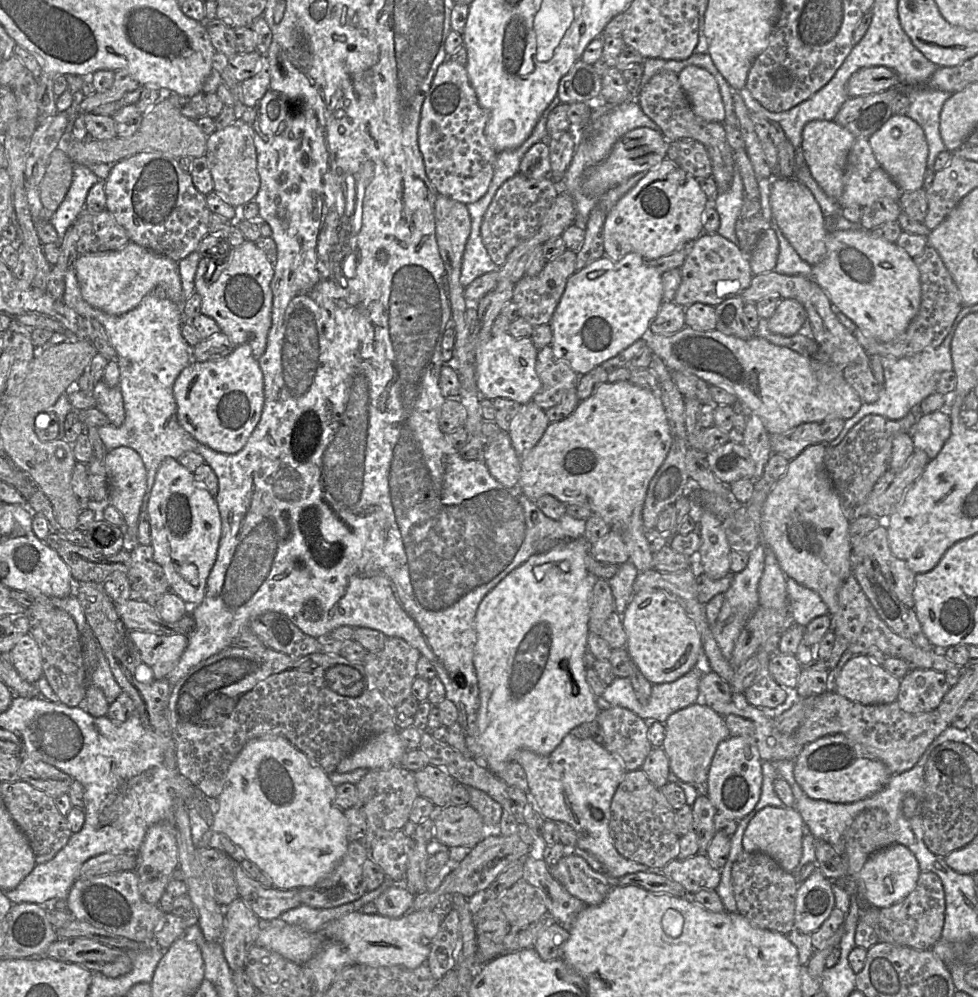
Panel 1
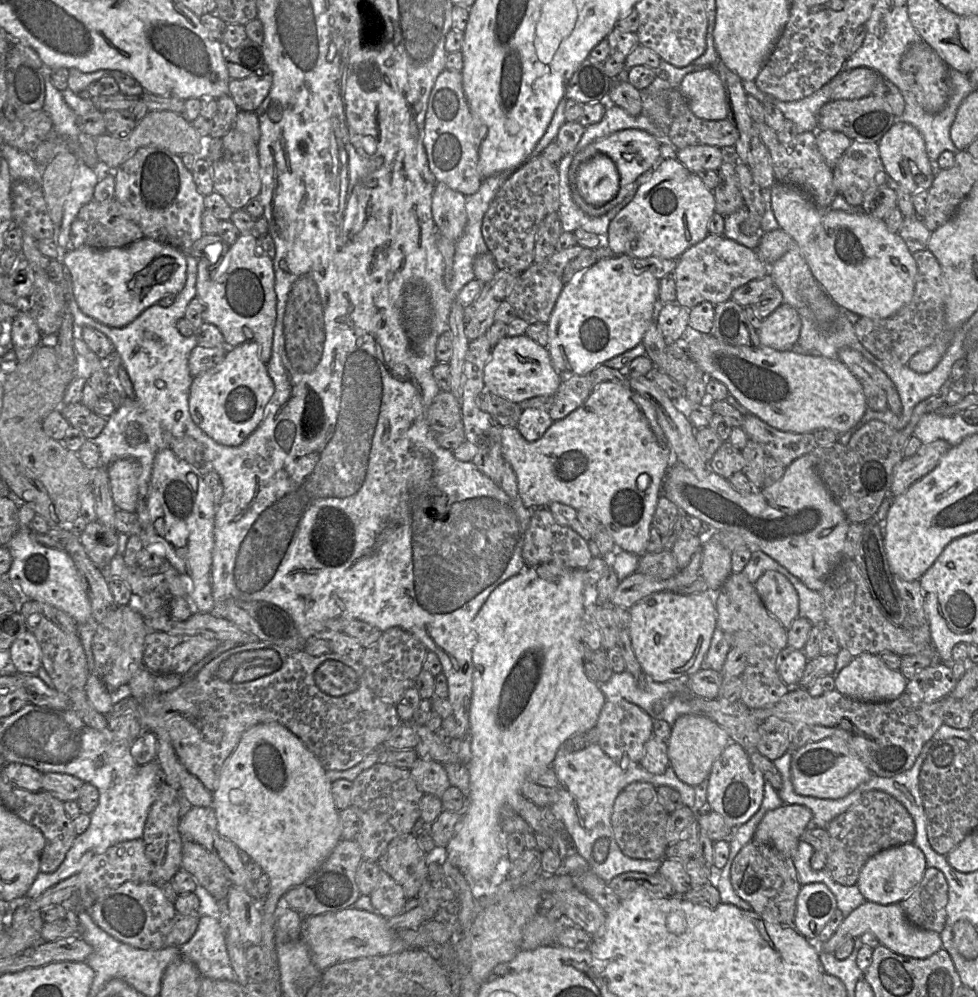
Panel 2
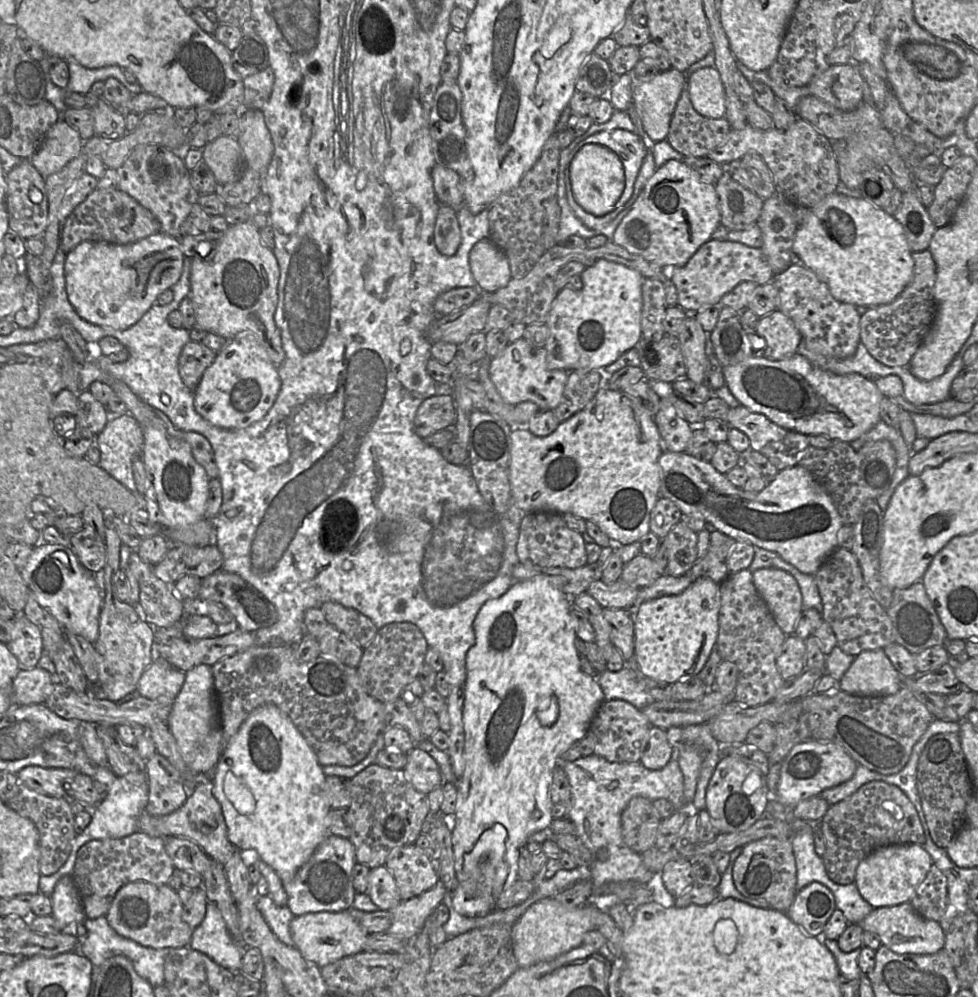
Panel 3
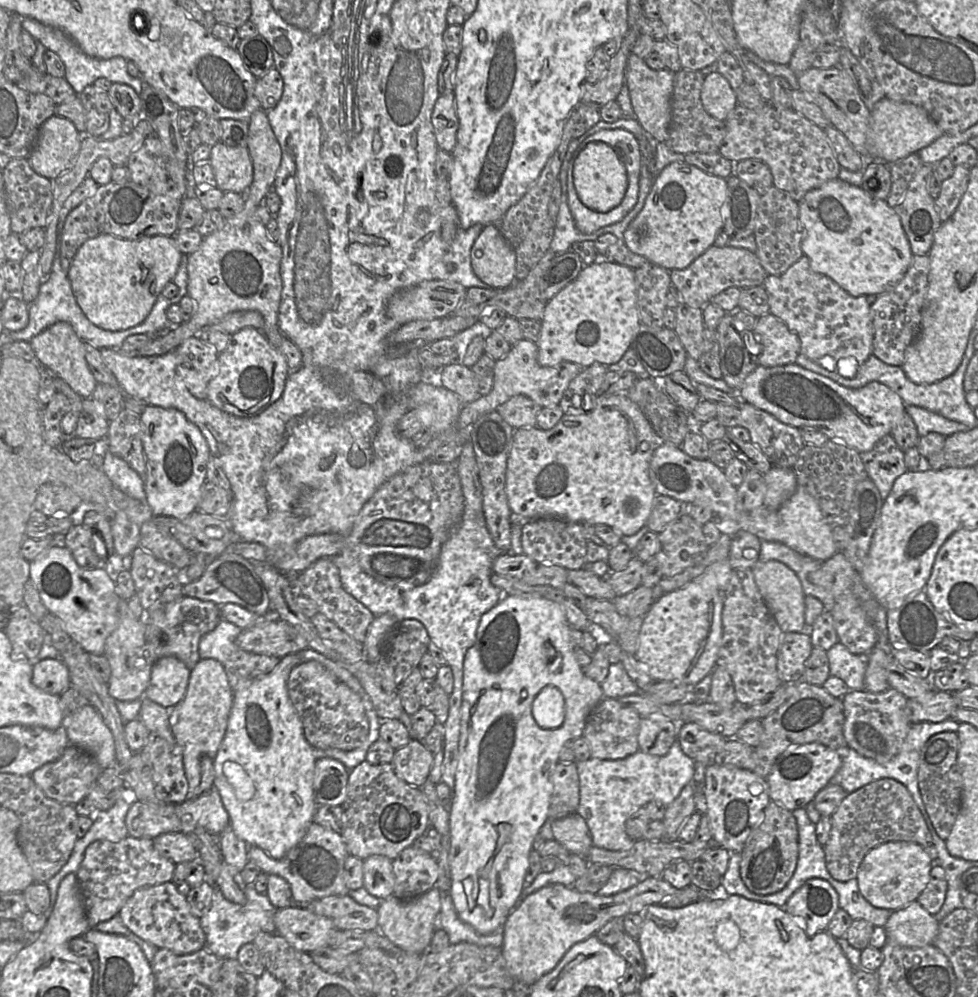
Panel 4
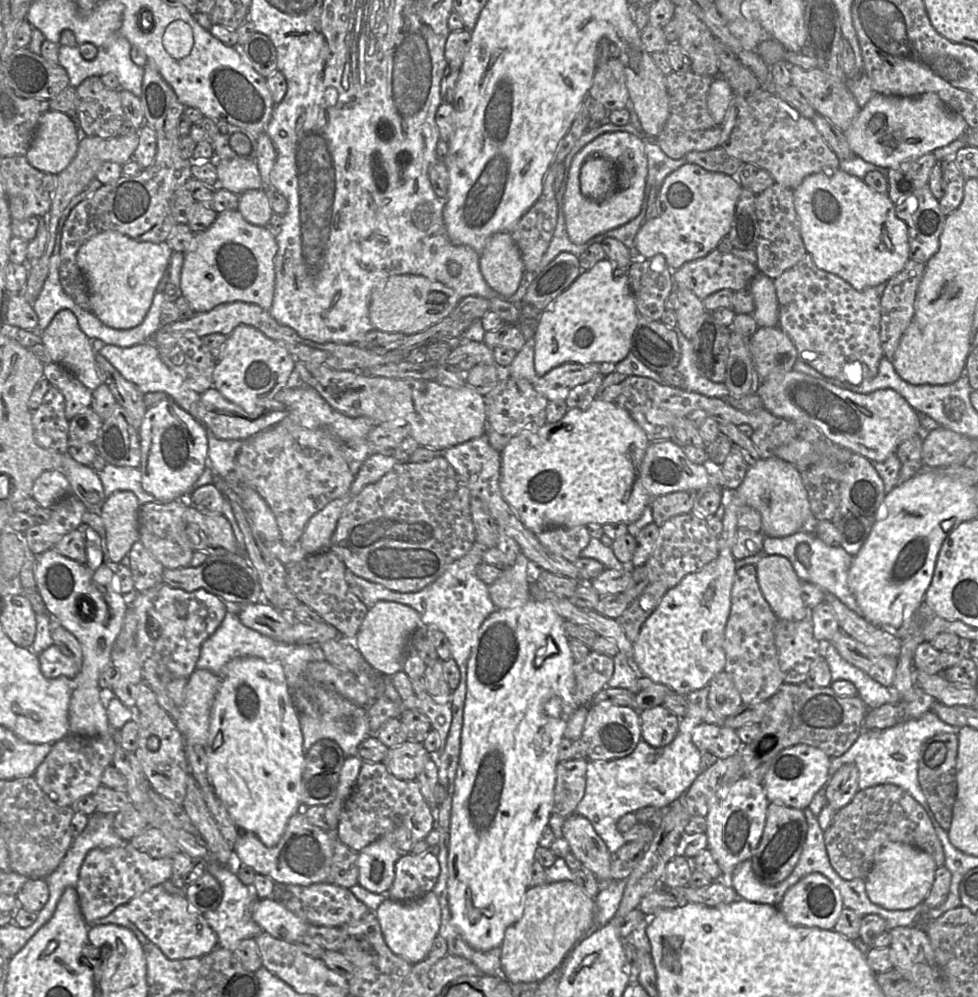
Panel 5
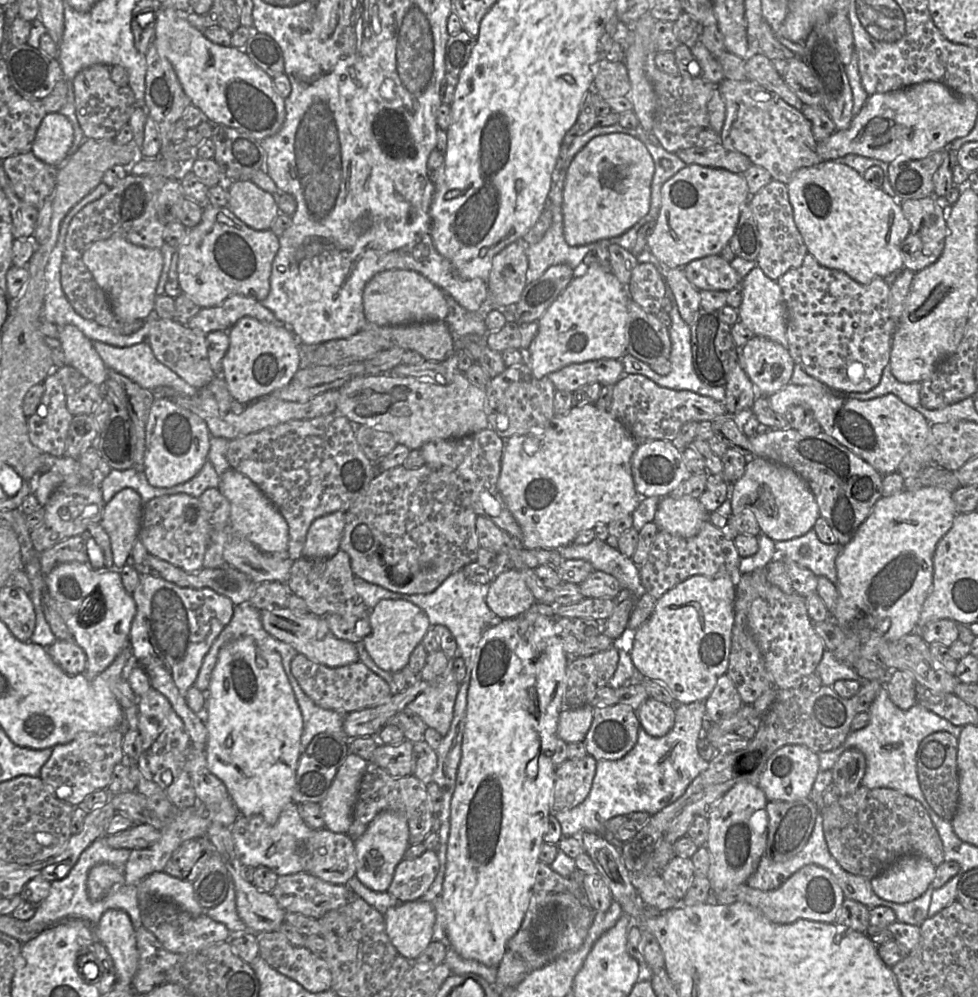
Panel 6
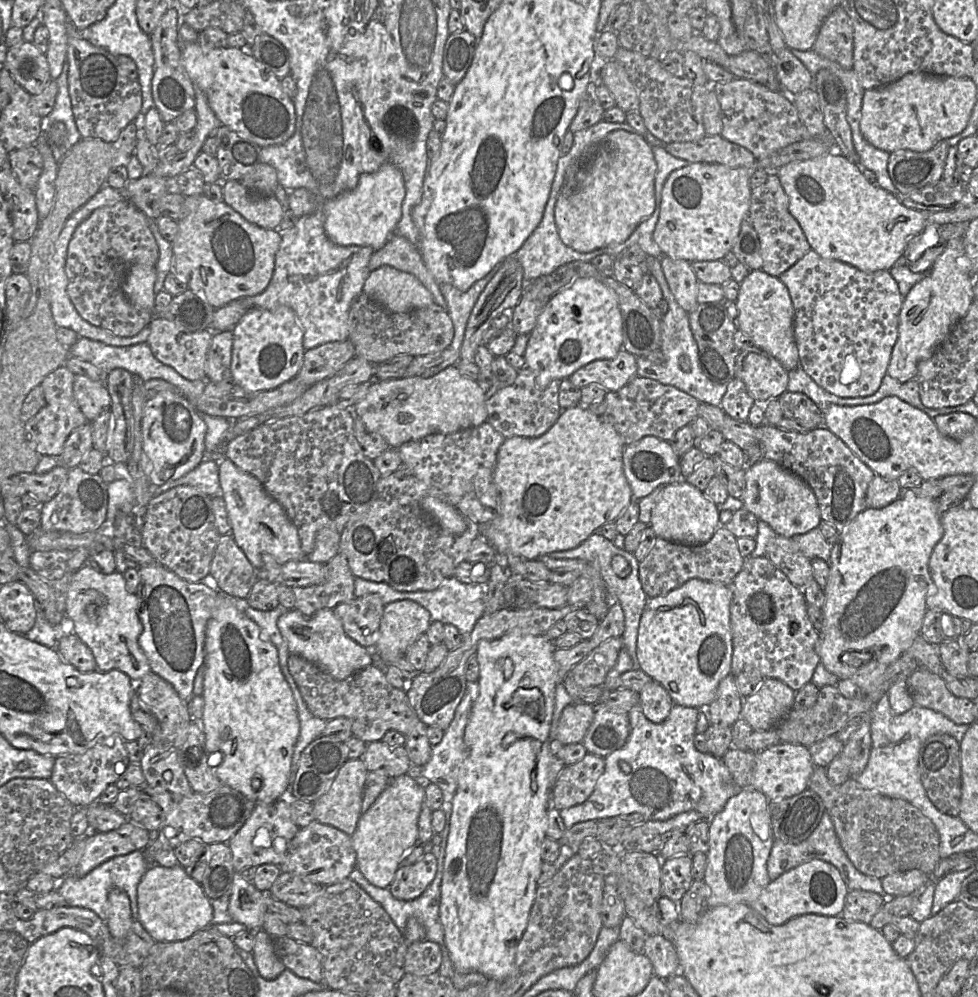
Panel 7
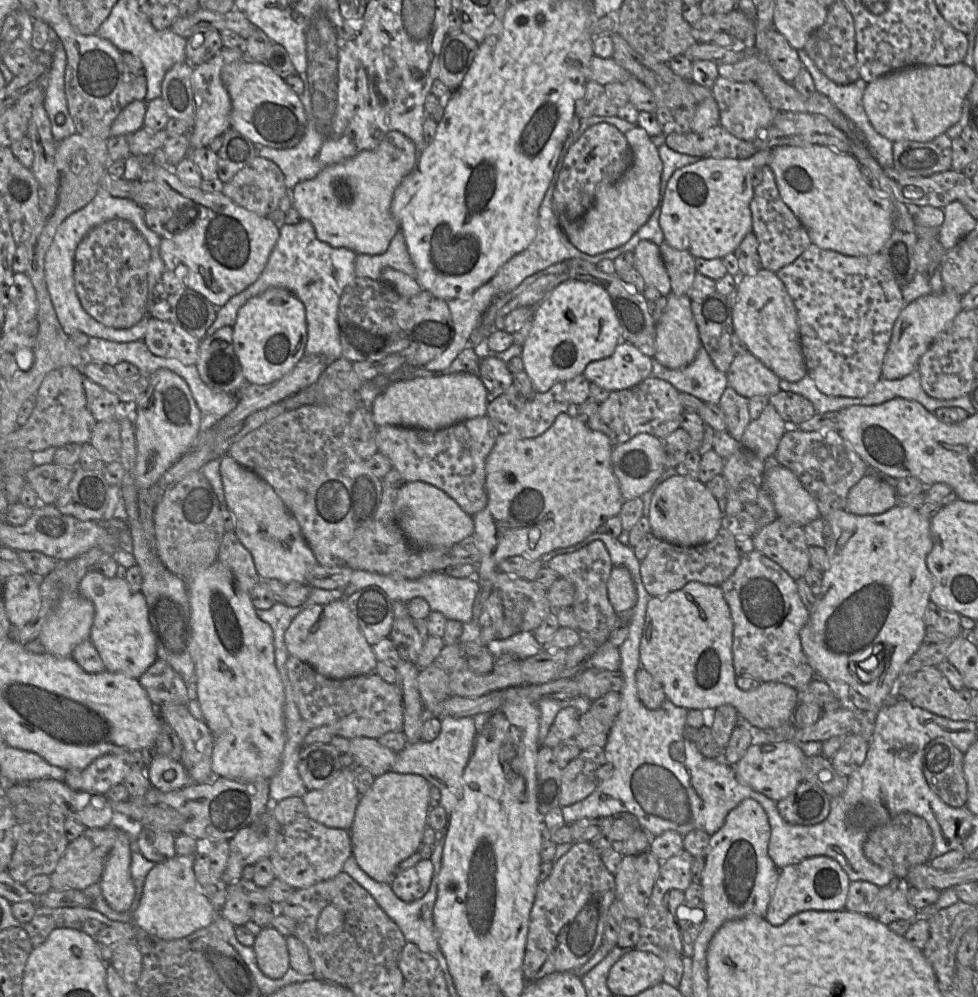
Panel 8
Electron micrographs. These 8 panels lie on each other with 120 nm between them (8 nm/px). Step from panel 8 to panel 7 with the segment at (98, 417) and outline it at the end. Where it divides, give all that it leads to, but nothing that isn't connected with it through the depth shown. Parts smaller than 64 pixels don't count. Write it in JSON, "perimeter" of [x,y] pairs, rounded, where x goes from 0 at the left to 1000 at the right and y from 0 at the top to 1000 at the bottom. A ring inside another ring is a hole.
{"perimeter":[[[77,376],[75,395],[82,411],[91,423],[97,421],[104,412],[112,409],[113,398],[106,383],[96,382],[87,376]]]}

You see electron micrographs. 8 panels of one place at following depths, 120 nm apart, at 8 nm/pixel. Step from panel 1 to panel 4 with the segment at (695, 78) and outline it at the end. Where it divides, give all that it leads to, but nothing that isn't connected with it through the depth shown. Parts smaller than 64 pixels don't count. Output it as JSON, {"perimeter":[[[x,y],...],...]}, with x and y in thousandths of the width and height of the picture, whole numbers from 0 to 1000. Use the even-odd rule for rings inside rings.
{"perimeter":[[[733,71],[721,76],[717,89],[717,102],[721,111],[735,121],[742,121],[755,105],[752,90]]]}

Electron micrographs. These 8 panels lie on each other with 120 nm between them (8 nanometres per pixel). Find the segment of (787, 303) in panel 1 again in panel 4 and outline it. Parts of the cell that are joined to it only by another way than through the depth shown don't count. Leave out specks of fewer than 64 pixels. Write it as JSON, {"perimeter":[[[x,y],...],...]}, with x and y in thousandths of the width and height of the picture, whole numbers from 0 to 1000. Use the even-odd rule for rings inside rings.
{"perimeter":[[[788,314],[774,319],[772,332],[779,340],[774,365],[793,368],[812,365],[818,354],[818,342],[805,326]]]}

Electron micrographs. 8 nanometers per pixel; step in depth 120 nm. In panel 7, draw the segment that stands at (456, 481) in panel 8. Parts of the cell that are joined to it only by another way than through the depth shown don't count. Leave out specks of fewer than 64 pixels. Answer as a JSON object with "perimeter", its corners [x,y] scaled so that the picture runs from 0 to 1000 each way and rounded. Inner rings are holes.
{"perimeter":[[[497,422],[489,428],[461,435],[440,435],[427,441],[415,443],[405,450],[407,450],[411,463],[421,470],[422,477],[450,491],[456,497],[457,505],[468,511],[475,520],[495,527],[512,515],[511,497],[504,477],[508,455],[516,440]]]}

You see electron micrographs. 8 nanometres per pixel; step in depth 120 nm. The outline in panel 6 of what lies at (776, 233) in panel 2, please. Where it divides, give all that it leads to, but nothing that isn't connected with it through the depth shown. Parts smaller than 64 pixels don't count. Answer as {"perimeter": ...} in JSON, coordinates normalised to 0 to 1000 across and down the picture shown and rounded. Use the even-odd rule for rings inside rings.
{"perimeter":[[[861,159],[847,160],[839,162],[834,166],[819,169],[812,176],[812,179],[805,186],[805,188],[807,193],[807,201],[812,213],[812,223],[821,238],[826,254],[830,255],[839,267],[848,270],[859,271],[879,285],[888,285],[896,279],[904,279],[912,273],[924,268],[922,244],[929,236],[931,226],[924,217],[921,209],[921,201],[912,199],[905,194],[902,189],[896,189],[890,186],[883,180],[882,176],[869,166],[861,163]]]}

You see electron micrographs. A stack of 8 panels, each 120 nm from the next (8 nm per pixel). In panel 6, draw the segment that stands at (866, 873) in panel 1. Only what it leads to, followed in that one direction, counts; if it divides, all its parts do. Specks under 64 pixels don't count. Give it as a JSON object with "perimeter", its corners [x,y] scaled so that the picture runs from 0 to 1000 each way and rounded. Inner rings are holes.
{"perimeter":[[[926,858],[891,882],[893,894],[900,901],[927,906],[943,899],[957,879],[957,869],[942,858]]]}

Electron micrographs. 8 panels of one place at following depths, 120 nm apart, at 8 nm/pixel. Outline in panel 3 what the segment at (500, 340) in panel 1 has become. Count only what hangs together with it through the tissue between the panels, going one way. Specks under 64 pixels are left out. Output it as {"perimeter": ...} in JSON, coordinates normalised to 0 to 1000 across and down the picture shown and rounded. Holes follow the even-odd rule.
{"perimeter":[[[536,338],[519,344],[506,358],[500,360],[500,375],[513,400],[524,406],[536,402],[548,404],[554,411],[566,411],[581,381],[577,370],[561,371],[557,348],[546,347]]]}

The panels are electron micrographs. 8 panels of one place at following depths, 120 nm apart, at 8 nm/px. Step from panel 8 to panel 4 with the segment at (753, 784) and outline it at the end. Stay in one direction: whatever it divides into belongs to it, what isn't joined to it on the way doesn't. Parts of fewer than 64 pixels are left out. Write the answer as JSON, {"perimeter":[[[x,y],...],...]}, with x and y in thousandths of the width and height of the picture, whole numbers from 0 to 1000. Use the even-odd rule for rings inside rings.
{"perimeter":[[[825,745],[807,749],[794,761],[784,779],[788,803],[808,813],[823,810],[831,803],[861,767],[861,757],[838,745]]]}

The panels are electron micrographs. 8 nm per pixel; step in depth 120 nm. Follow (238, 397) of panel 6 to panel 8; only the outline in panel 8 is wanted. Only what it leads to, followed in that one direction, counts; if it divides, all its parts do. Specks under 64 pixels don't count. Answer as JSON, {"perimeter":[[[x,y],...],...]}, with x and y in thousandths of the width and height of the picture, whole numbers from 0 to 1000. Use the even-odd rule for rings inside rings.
{"perimeter":[[[276,288],[256,299],[243,312],[238,347],[252,385],[275,385],[293,375],[311,356],[314,326],[311,305],[286,288]]]}

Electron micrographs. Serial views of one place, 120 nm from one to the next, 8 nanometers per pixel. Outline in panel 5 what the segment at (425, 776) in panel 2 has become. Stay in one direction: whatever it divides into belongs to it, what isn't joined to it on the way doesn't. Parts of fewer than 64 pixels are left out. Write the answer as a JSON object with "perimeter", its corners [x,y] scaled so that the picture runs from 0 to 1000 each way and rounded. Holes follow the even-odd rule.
{"perimeter":[[[415,743],[399,750],[391,763],[396,772],[406,781],[424,783],[440,761],[431,745]]]}

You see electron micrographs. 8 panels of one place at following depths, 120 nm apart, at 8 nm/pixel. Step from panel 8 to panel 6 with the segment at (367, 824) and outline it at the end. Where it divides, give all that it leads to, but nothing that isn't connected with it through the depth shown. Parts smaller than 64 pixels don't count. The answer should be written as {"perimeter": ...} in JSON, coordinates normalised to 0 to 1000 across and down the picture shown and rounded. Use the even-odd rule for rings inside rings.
{"perimeter":[[[400,812],[388,815],[377,826],[372,837],[362,844],[364,855],[364,879],[375,891],[396,894],[405,872],[412,863],[418,848],[418,829],[413,817]]]}

